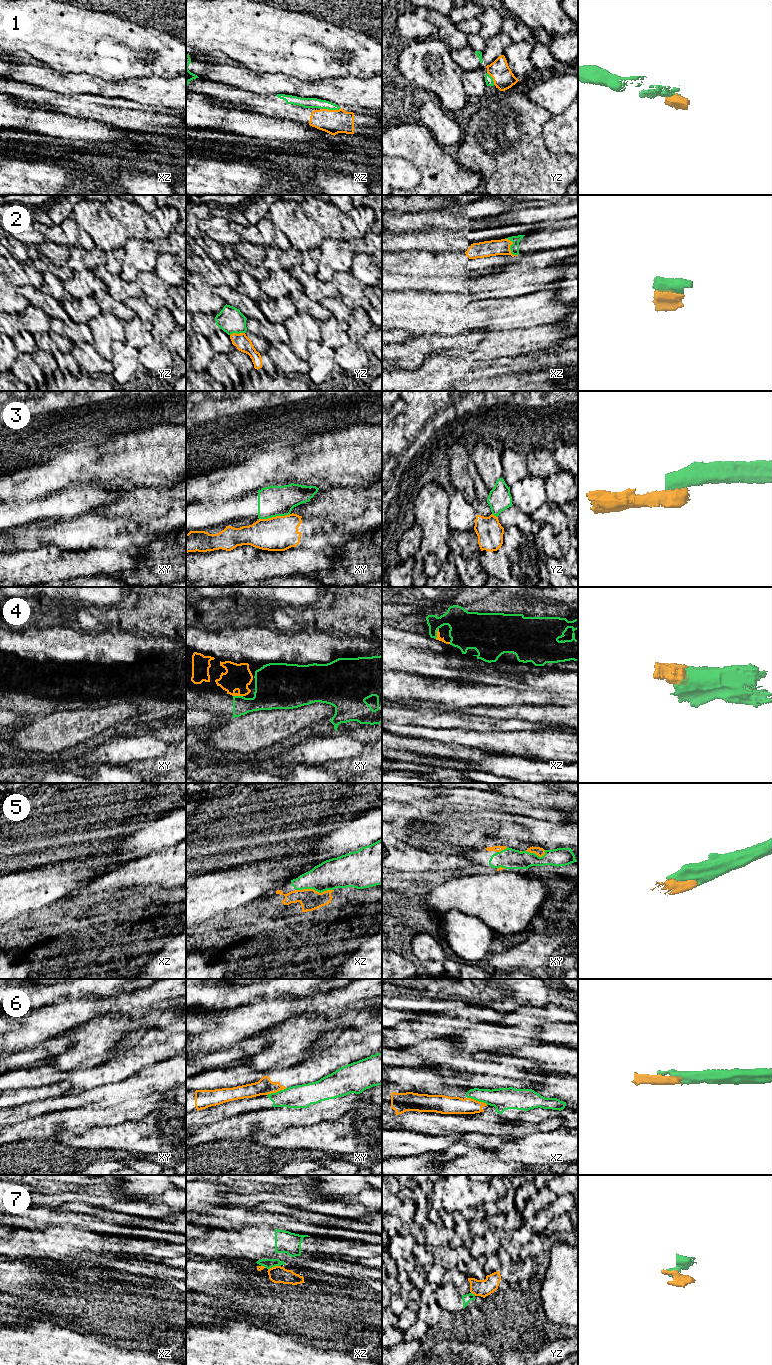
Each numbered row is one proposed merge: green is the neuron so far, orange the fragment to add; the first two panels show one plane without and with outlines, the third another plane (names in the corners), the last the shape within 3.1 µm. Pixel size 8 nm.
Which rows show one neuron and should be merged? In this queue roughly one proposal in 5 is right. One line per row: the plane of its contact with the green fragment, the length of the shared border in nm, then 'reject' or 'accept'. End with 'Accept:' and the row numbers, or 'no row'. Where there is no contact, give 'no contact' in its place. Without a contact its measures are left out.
1: meets green in xz; contact 170 nm long; reject
2: meets green in xz; contact 170 nm long; reject
3: meets green in xy; contact 260 nm long; reject
4: meets green in xz; contact 90 nm long; accept
5: meets green in xz; contact 300 nm long; accept
6: meets green in xz; contact 180 nm long; reject
7: meets green in xz; contact 100 nm long; reject
Accept: 4, 5

